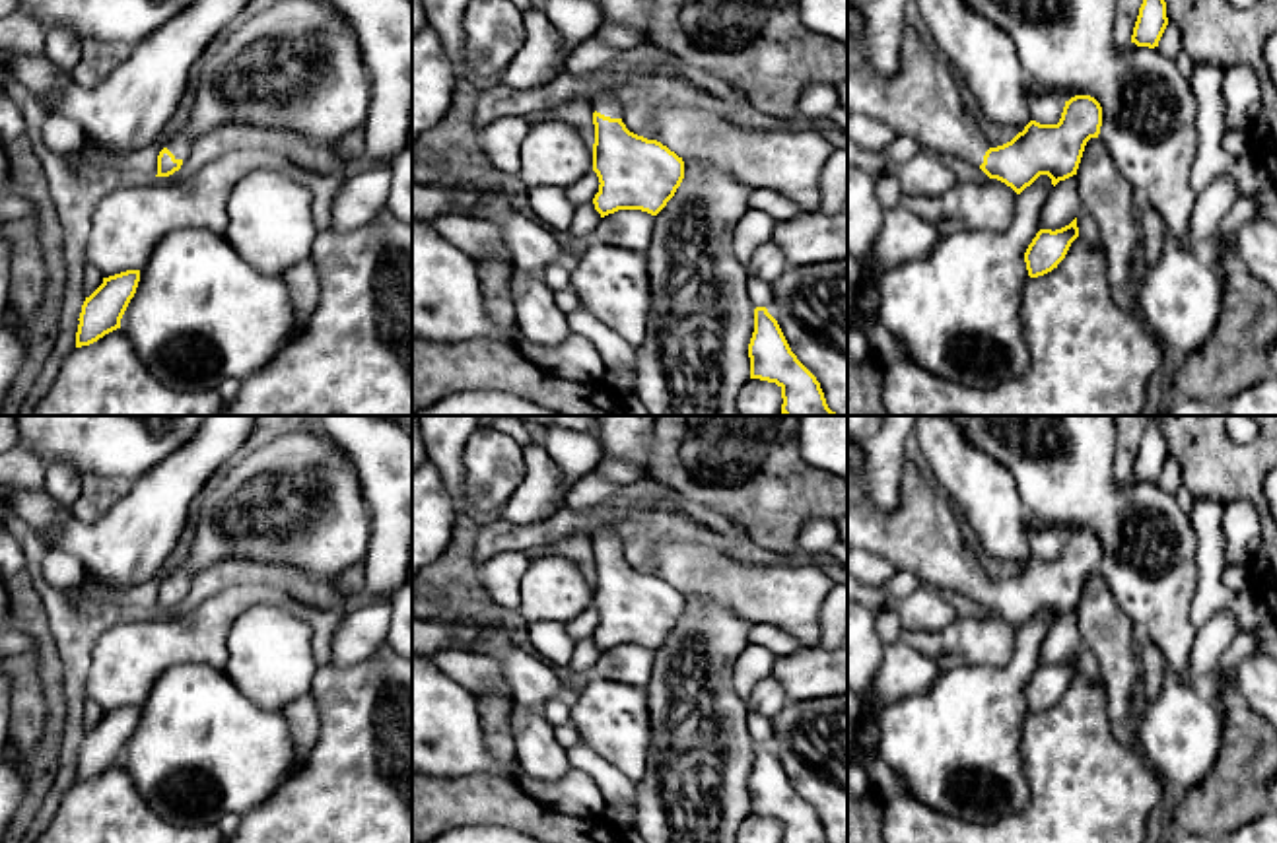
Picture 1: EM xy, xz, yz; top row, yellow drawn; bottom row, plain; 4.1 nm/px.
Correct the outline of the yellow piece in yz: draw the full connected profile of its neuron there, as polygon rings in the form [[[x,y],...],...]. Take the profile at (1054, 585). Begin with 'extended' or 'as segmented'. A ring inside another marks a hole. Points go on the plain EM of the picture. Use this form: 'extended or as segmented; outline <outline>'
extended; outline [[[847,437],[847,550],[865,550],[880,556],[896,569],[912,571],[921,585],[939,592],[958,592],[980,602],[989,614],[997,614],[1020,629],[1040,610],[1048,610],[1055,622],[1077,610],[1085,581],[1098,573],[1102,542],[1090,530],[1075,530],[1065,536],[1057,559],[1030,556],[1011,577],[991,583],[982,561],[968,548],[962,534],[962,517],[943,489],[914,464],[904,460],[904,478],[894,511],[875,509],[863,489],[865,455],[861,443]]]

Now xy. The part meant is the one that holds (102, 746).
as segmented; outline [[[126,705],[109,713],[86,732],[76,767],[76,783],[89,781],[121,763],[121,754],[136,728],[140,705]]]

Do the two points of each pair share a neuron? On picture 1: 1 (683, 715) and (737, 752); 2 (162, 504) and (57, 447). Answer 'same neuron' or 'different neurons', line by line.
1: same neuron
2: different neurons

